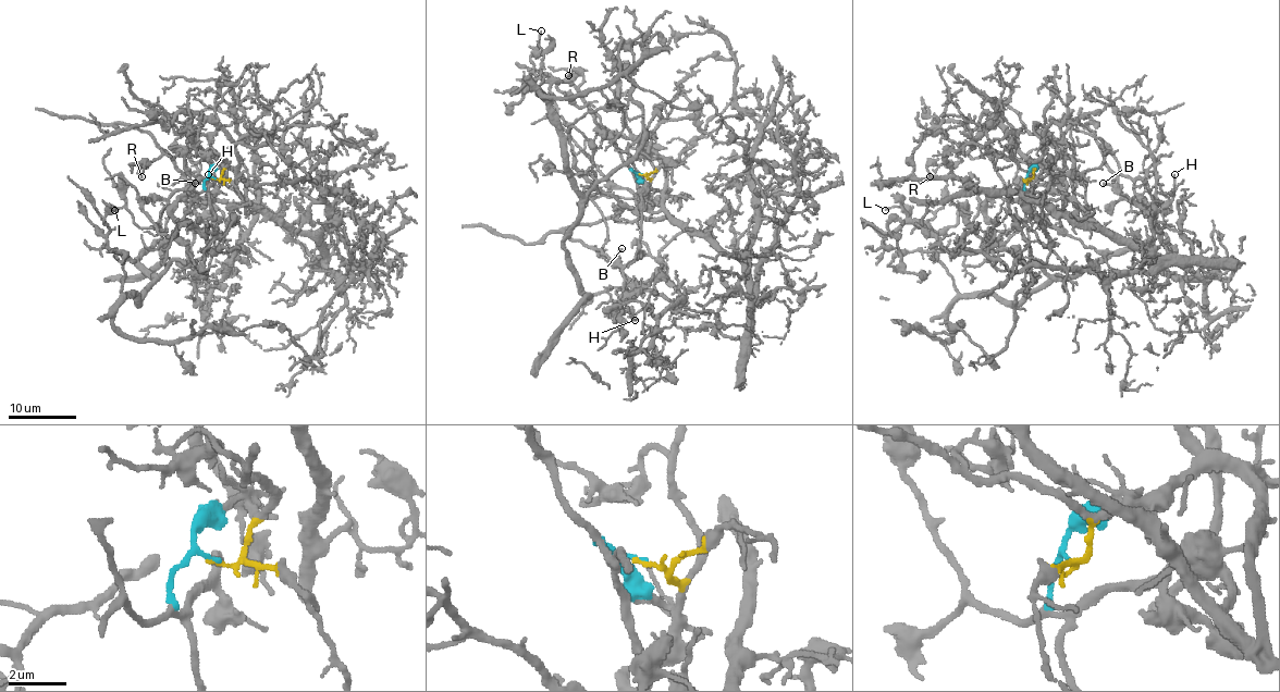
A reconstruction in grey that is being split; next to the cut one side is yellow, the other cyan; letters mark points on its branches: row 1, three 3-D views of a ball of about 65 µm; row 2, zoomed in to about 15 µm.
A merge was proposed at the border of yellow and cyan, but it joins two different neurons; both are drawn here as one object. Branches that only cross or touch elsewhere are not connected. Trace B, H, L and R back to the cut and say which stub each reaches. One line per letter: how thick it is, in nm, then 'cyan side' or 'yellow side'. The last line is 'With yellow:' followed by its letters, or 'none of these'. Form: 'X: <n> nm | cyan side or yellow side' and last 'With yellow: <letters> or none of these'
B: 150 nm | cyan side
H: 130 nm | cyan side
L: 150 nm | yellow side
R: 150 nm | cyan side
With yellow: L

